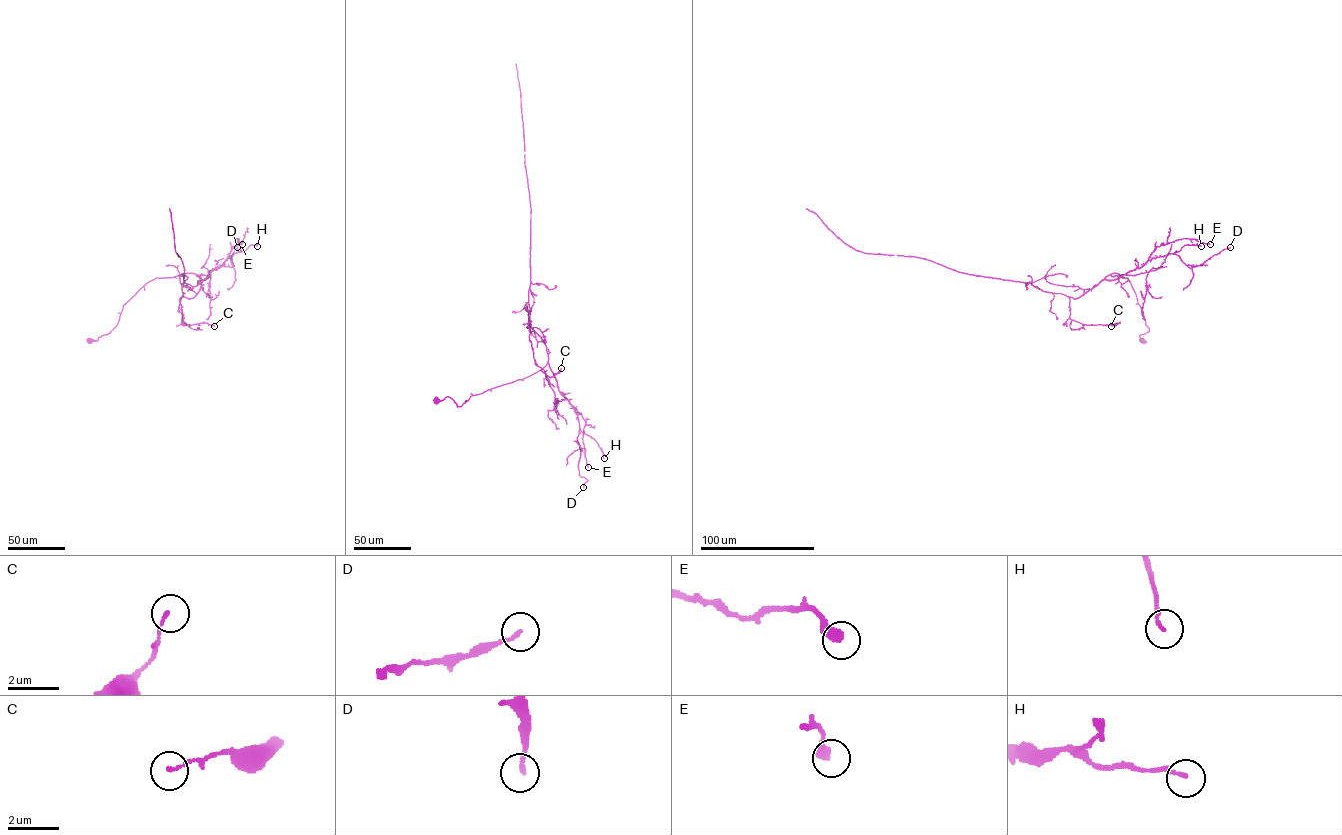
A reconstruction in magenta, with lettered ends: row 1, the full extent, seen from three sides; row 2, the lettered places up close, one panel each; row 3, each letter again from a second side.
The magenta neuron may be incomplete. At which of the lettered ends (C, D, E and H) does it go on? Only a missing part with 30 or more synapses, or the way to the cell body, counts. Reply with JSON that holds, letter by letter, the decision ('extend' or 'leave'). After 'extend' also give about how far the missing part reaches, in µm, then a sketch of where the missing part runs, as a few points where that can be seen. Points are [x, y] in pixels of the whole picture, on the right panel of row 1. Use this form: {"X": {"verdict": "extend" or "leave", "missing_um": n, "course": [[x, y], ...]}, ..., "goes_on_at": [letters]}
{"C": {"verdict": "leave"}, "D": {"verdict": "leave"}, "E": {"verdict": "leave"}, "H": {"verdict": "leave"}, "goes_on_at": []}

